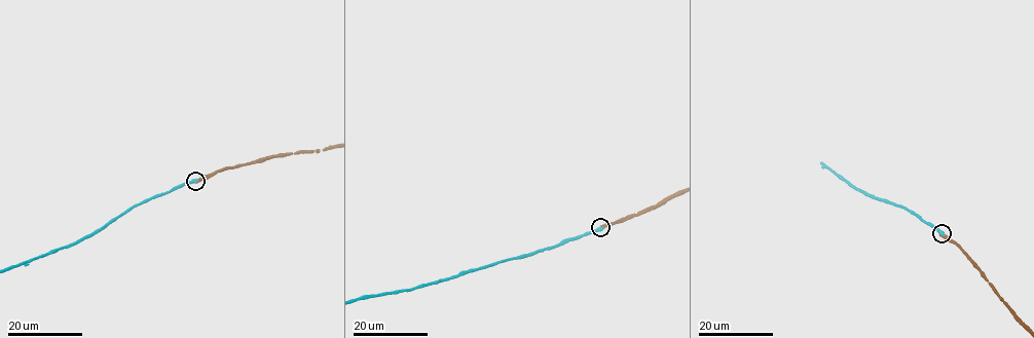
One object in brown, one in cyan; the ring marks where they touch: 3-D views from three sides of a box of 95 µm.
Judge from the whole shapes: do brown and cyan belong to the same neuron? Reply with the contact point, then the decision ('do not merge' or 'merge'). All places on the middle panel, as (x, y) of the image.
at (600, 227); do not merge

